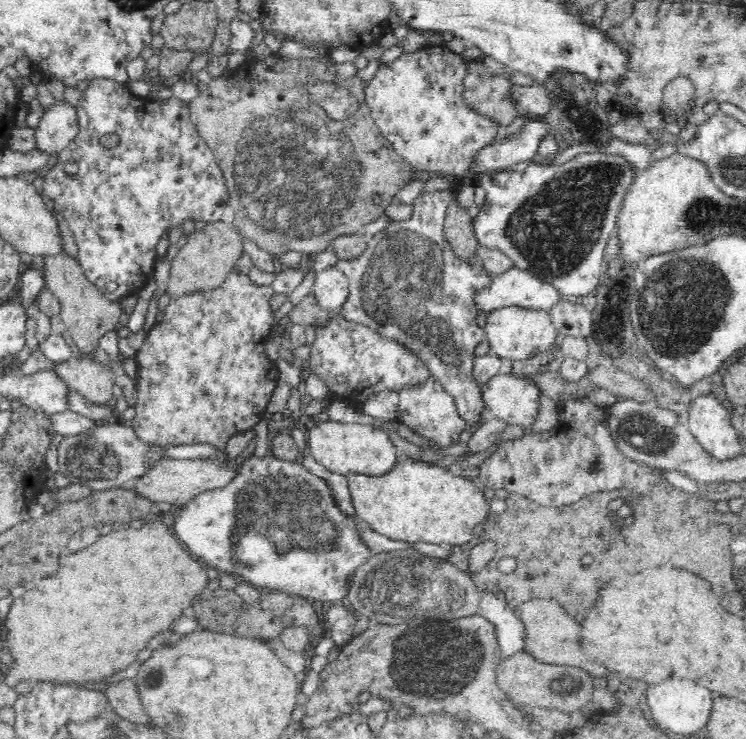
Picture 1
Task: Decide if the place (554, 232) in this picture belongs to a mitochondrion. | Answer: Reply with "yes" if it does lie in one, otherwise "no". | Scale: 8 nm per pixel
yes

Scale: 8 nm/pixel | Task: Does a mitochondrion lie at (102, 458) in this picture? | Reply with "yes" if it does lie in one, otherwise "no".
yes

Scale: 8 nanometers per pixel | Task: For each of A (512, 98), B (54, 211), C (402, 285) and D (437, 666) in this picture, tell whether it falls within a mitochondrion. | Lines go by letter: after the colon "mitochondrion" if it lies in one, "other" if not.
A: other
B: other
C: mitochondrion
D: mitochondrion

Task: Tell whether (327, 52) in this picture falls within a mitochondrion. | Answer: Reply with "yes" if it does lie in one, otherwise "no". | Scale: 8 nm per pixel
no

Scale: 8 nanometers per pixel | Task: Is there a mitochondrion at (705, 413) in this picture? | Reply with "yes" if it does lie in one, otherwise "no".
no

